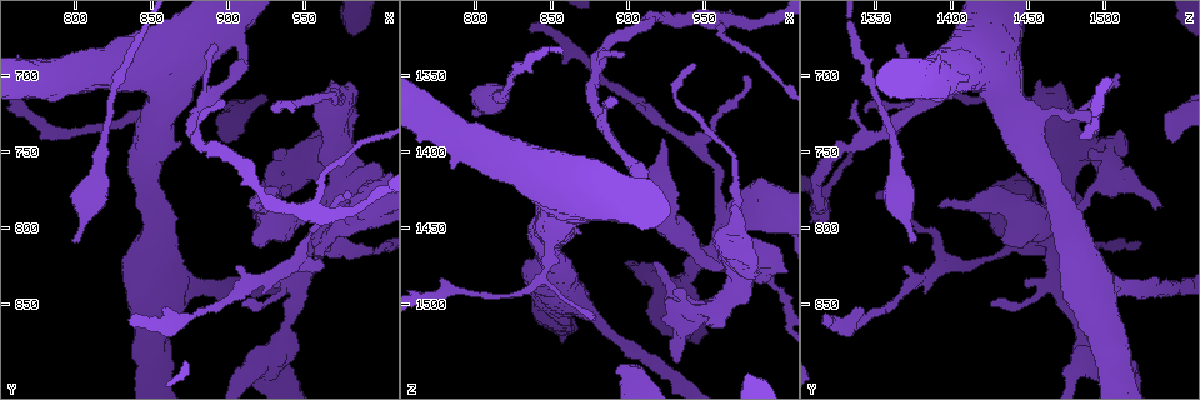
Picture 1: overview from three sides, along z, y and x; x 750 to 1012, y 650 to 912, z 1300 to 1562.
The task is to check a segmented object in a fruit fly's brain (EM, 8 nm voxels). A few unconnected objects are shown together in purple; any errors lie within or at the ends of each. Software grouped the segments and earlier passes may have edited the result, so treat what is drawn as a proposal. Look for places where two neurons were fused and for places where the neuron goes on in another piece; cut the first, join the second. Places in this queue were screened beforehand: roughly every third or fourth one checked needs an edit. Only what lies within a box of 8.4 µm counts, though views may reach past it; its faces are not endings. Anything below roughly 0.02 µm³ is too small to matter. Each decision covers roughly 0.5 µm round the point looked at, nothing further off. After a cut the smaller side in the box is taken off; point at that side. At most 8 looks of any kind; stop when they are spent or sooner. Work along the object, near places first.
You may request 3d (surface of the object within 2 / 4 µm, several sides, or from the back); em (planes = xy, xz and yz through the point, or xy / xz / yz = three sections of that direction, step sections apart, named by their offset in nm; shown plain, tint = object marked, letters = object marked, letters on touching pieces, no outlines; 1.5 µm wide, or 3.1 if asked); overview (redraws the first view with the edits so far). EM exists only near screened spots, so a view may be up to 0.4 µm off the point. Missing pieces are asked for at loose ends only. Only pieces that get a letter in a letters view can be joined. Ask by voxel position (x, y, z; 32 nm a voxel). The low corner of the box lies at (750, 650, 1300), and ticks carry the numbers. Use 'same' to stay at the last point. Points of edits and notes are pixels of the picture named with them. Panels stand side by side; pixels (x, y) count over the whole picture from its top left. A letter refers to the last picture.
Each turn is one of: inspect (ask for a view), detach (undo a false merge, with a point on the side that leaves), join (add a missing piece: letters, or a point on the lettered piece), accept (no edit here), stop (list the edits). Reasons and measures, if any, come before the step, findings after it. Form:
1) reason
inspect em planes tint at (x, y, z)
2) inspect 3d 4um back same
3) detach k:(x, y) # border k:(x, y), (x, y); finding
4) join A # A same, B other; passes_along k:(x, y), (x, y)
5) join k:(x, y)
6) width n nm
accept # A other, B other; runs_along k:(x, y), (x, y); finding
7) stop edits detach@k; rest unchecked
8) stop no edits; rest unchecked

free end
inspect em xy step 4 letters at (928, 790, 1534)

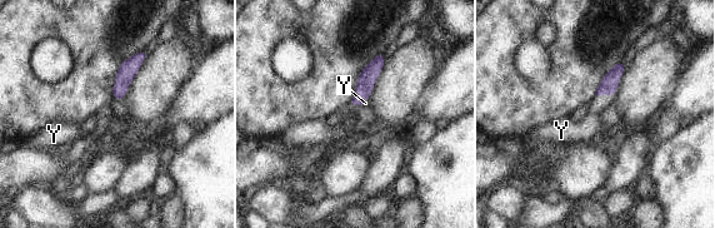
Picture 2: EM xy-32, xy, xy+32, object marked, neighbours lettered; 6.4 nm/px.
inspect em planes letters same

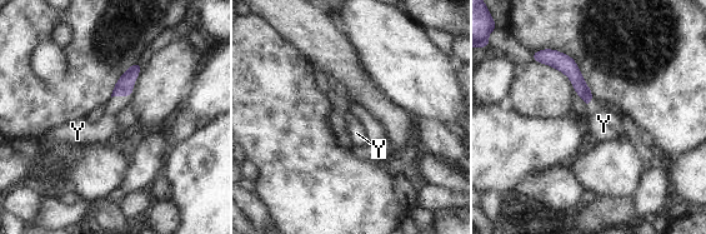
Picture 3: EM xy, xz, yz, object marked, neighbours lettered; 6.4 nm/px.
join Y # Y same; passes_along 3:(124, 86), (120, 95), (106, 127); the neuron continues

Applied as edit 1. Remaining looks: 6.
inspect overview

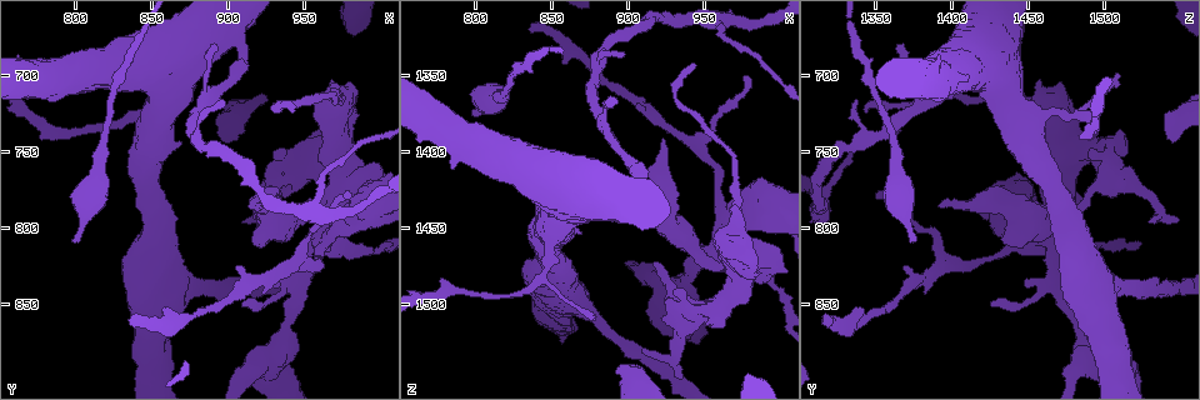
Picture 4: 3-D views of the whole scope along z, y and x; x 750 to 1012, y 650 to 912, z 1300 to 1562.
inspect em yz step 4 letters at (796, 808, 1374)

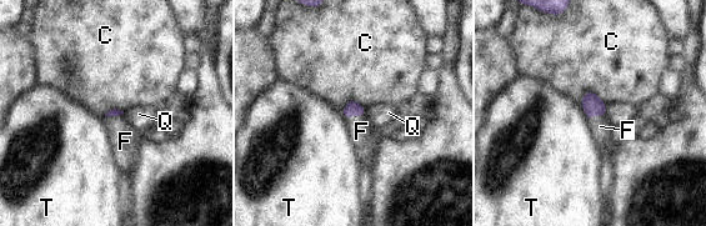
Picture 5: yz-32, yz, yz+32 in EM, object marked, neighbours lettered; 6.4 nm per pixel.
join F # C other, F same, Q other, T other; it goes on there

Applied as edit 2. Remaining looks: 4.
branch stops here
inspect 3d 2um at (920, 808, 1434)

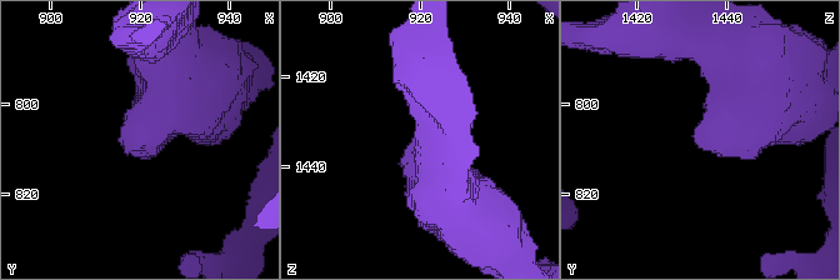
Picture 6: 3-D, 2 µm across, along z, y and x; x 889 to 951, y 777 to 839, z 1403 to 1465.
shape alone is not enough
inspect em planes letters at (920, 809, 1432)

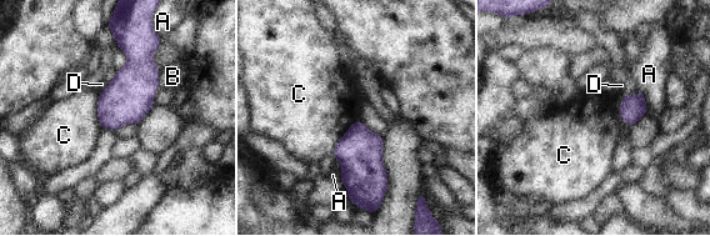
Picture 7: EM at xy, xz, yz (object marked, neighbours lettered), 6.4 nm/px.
accept # A other, B other, C other, D other; no lettered piece goes on from it

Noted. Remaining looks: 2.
stop edits join@3, join@5; rest unchecked

